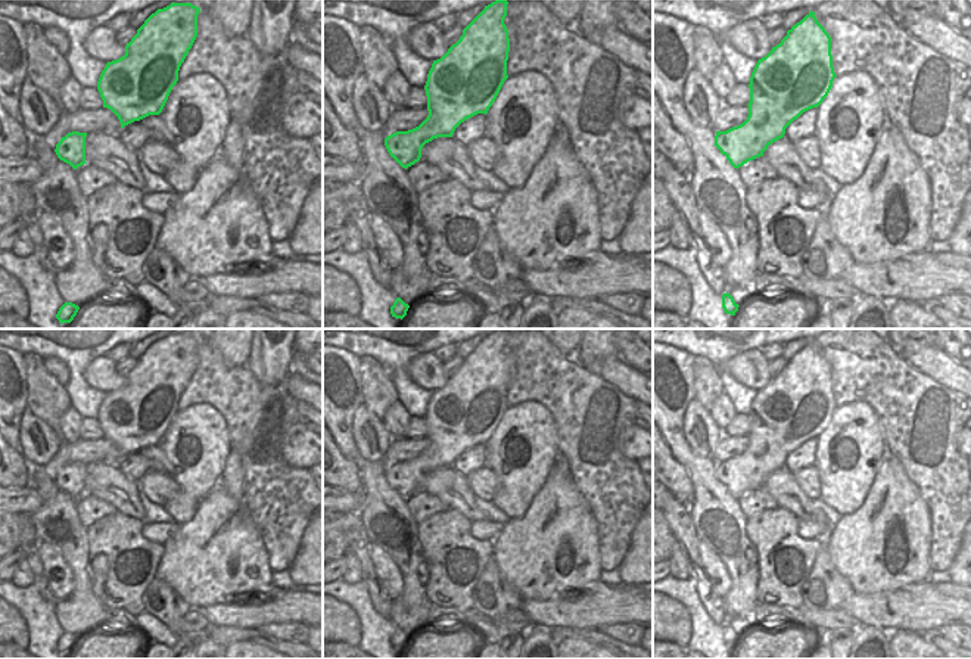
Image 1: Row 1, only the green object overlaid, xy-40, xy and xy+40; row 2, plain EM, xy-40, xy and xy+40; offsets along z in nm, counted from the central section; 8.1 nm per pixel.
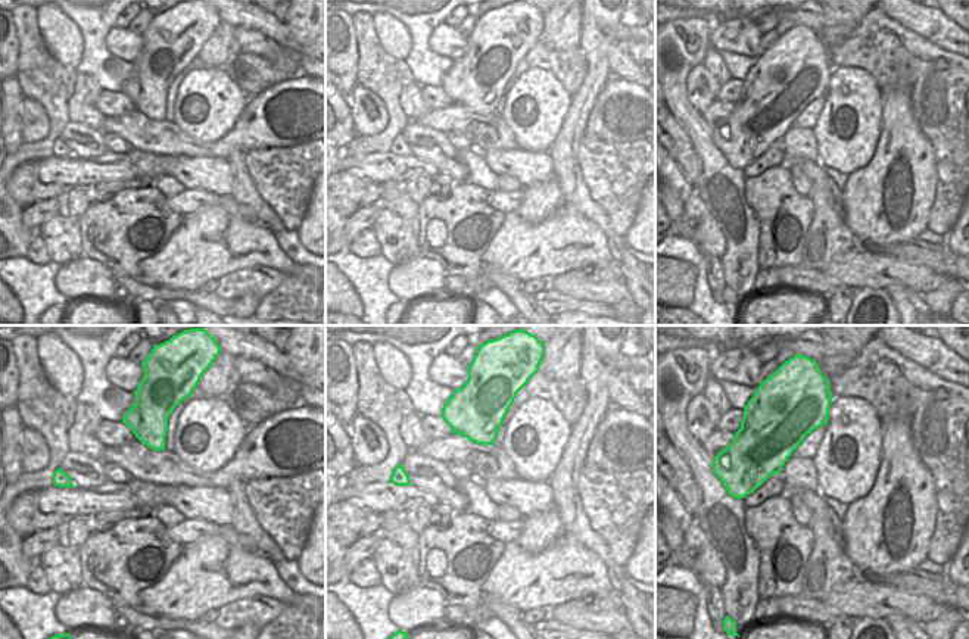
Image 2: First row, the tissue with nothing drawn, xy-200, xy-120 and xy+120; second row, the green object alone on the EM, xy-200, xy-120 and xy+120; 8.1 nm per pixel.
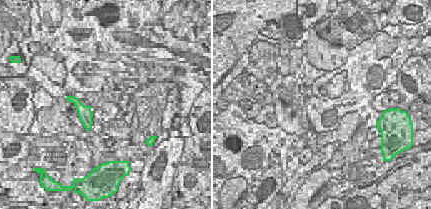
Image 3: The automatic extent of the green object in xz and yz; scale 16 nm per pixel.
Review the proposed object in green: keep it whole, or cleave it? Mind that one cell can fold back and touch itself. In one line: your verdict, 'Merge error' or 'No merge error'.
No merge error.

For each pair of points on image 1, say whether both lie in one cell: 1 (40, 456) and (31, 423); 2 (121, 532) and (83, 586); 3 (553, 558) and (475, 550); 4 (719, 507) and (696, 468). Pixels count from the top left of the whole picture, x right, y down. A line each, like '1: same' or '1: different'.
1: same
2: different
3: different
4: same

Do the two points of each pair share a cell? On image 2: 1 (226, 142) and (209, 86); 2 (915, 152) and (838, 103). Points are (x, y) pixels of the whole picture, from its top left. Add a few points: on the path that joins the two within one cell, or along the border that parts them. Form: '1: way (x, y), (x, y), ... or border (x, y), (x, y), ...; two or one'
1: border (246, 106), (218, 139), (190, 137); two
2: border (879, 94), (881, 136), (875, 153), (868, 162); two

